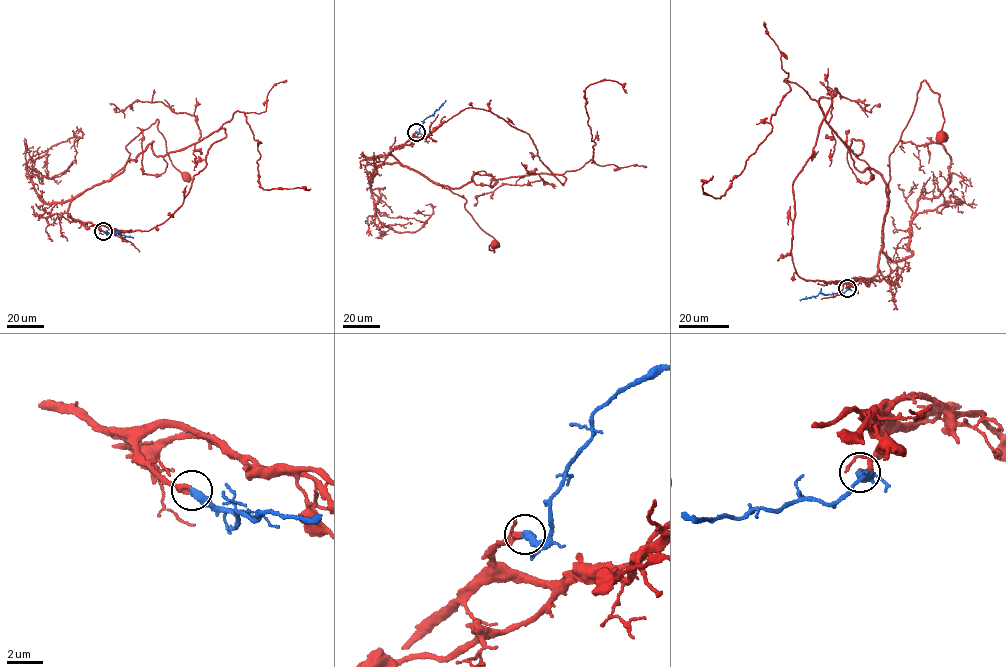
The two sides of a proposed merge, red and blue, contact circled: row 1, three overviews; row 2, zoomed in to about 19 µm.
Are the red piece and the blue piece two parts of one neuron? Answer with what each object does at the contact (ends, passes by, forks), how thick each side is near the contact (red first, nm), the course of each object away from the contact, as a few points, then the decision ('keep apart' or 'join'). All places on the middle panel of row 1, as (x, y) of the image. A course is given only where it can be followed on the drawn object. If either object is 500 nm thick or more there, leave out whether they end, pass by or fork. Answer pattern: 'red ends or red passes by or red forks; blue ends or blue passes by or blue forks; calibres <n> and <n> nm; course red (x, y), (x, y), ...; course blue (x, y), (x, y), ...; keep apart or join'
red passes by; blue ends; calibres 200 and 420 nm; course red (416, 132), (394, 147), (391, 154), (466, 199), (466, 210), (498, 245), (494, 252), (489, 245), (495, 244); course blue (416, 132), (424, 119), (446, 100); join

